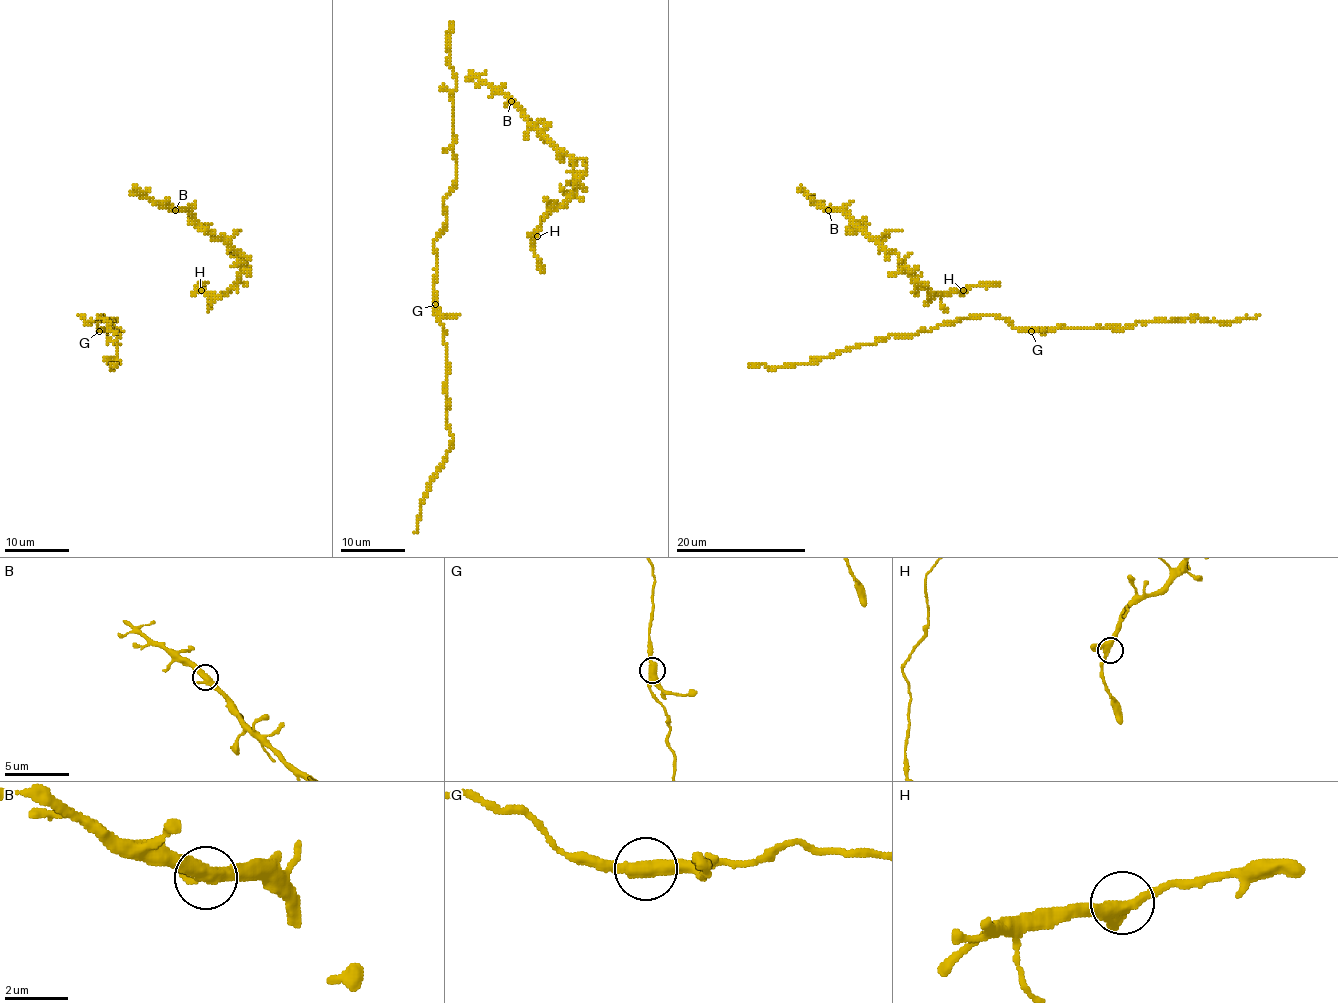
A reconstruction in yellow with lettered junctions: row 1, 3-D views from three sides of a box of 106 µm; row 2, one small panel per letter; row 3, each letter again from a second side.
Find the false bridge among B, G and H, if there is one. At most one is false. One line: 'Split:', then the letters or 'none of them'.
Split: G

